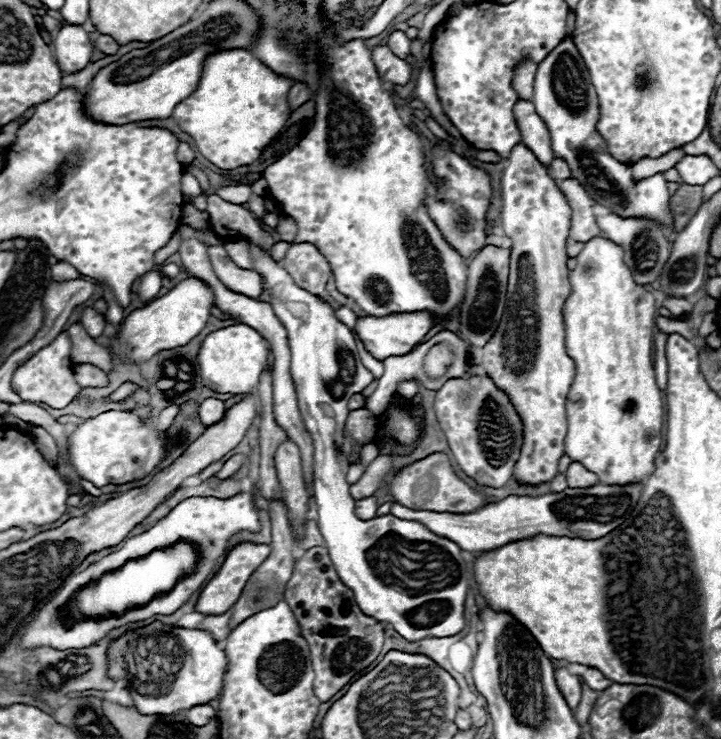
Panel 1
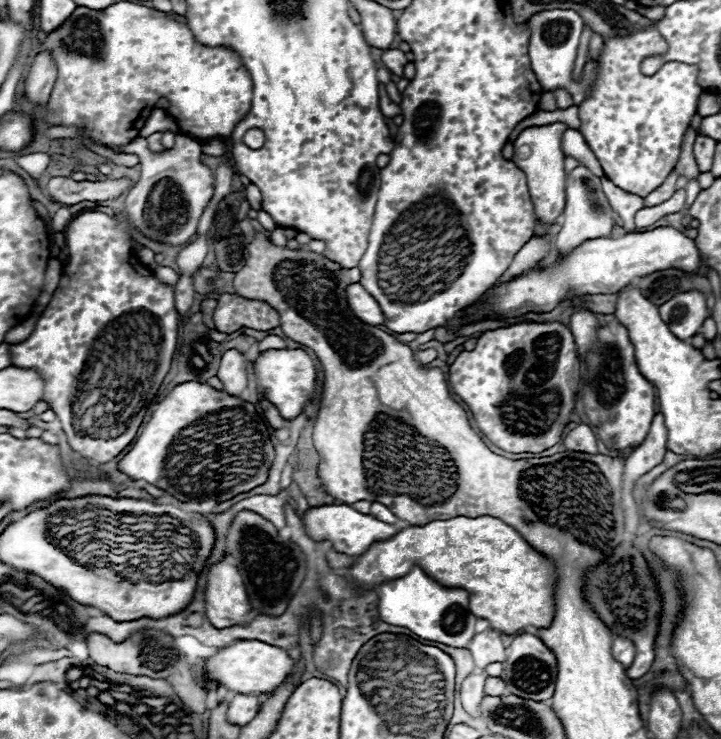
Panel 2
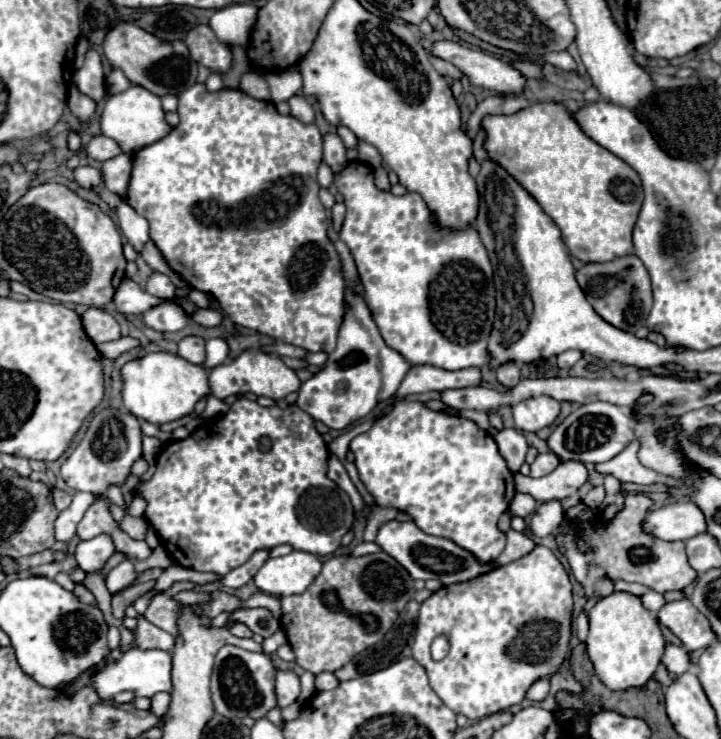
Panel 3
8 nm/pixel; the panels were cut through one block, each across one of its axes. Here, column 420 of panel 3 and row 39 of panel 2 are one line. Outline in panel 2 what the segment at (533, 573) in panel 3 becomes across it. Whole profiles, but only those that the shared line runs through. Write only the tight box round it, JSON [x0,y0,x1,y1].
[578,24,704,198]

